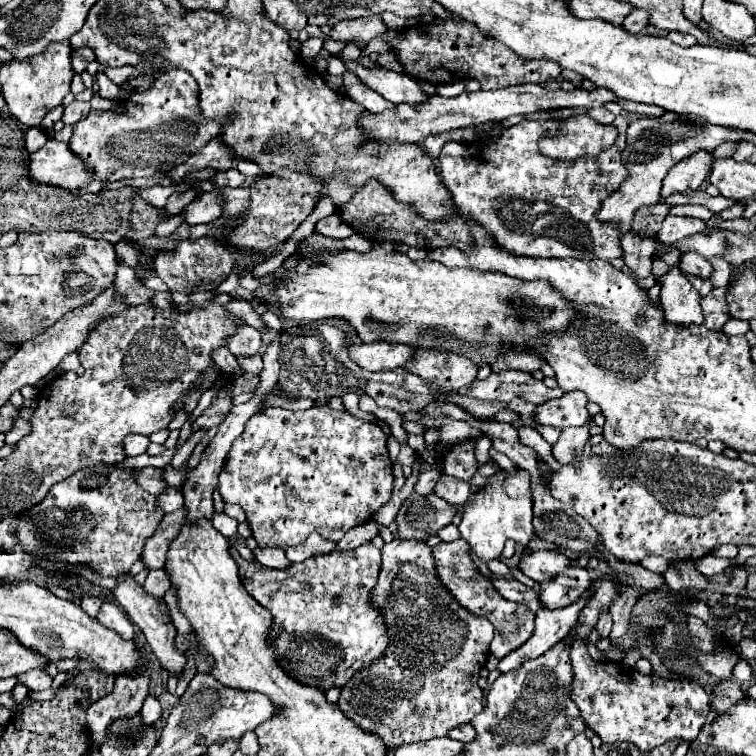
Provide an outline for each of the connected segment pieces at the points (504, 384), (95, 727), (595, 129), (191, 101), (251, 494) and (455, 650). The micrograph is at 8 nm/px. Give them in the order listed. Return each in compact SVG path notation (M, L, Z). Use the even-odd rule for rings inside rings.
M500 371L496 375L490 375L486 379L476 379L474 383L466 385L466 395L474 399L486 399L486 401L512 401L514 397L520 397L524 401L530 401L534 405L540 405L546 399L562 395L560 389L548 389L542 381L532 379L530 373L524 371Z
M122 673L116 677L114 691L88 707L86 719L96 745L102 743L106 729L114 719L132 717L140 711L148 695L148 673Z
M572 115L558 121L554 135L542 135L538 147L550 159L576 161L586 155L600 155L616 143L616 137L618 129L614 125L602 125L588 115Z
M182 69L166 71L146 91L134 91L122 111L90 111L74 125L70 149L90 163L96 179L124 181L170 171L222 133L222 123L206 121L200 111L198 83Z
M324 405L324 407L310 407L306 411L286 411L286 409L272 407L272 409L262 409L256 415L252 415L252 419L246 423L244 433L232 443L232 449L230 449L230 453L224 461L222 473L220 473L218 489L220 489L220 495L226 503L236 503L244 509L246 521L252 529L252 537L256 539L258 547L282 547L282 549L286 549L290 545L302 545L314 531L320 533L324 539L338 543L346 535L348 529L370 521L376 515L376 511L384 503L390 501L392 483L394 483L394 475L392 475L392 461L390 461L388 449L386 449L386 433L374 423L354 419L348 411L334 411L334 409Z
M394 539L382 547L382 561L384 565L378 583L370 593L370 603L384 617L388 647L374 665L356 671L356 675L342 687L338 705L360 729L380 735L388 747L446 737L454 727L470 723L472 717L484 709L478 677L490 655L494 625L490 625L488 619L474 615L452 597L438 579L436 561L426 543Z

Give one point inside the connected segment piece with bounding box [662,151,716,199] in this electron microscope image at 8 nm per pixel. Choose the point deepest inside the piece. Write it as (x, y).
(688, 174)

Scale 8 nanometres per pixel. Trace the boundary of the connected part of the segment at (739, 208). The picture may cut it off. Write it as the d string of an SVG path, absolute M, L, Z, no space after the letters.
M737 202L732 207L725 209L719 213L723 220L742 218L742 213L746 208L746 203Z

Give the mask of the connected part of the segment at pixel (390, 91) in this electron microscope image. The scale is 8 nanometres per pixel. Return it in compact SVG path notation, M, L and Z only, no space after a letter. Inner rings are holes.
M344 63L346 69L354 71L364 85L368 85L370 89L374 89L376 93L380 93L384 99L392 101L392 103L408 103L412 107L424 103L426 99L430 99L430 95L426 95L420 85L410 79L408 75L396 73L396 71L382 71L382 69L366 69L360 63Z

